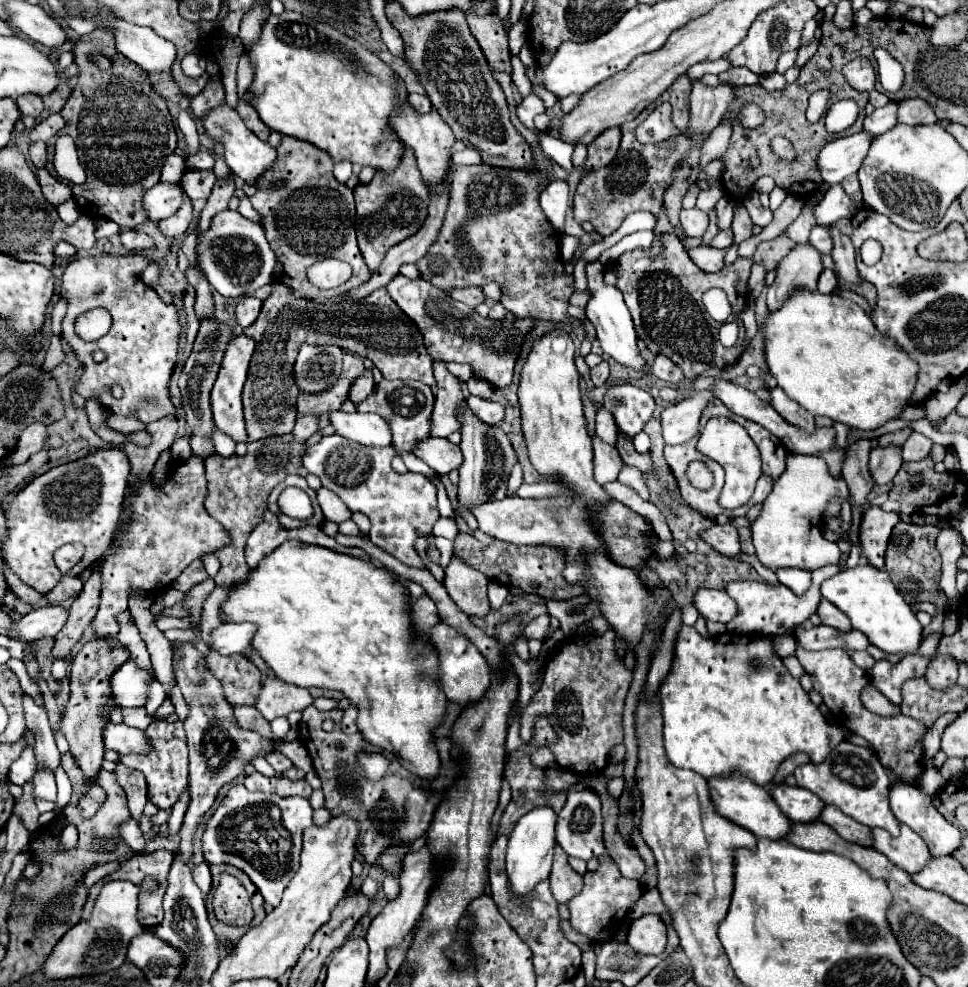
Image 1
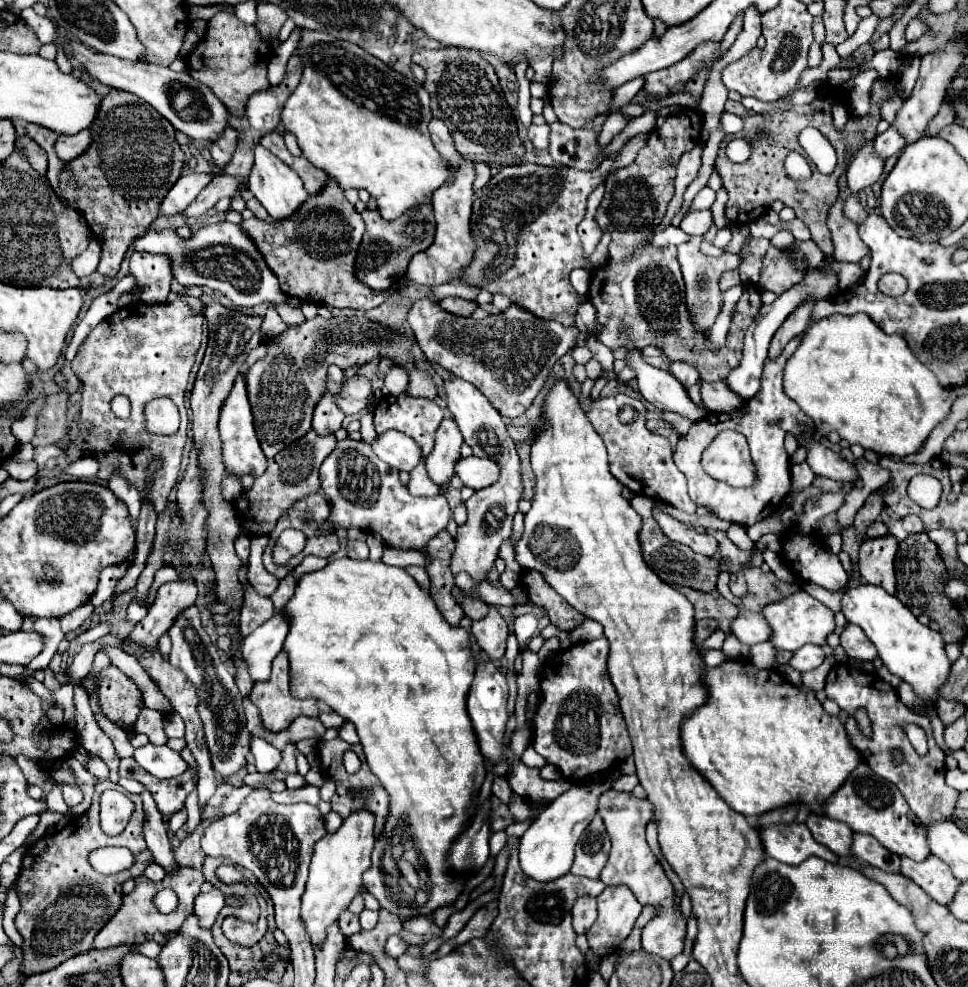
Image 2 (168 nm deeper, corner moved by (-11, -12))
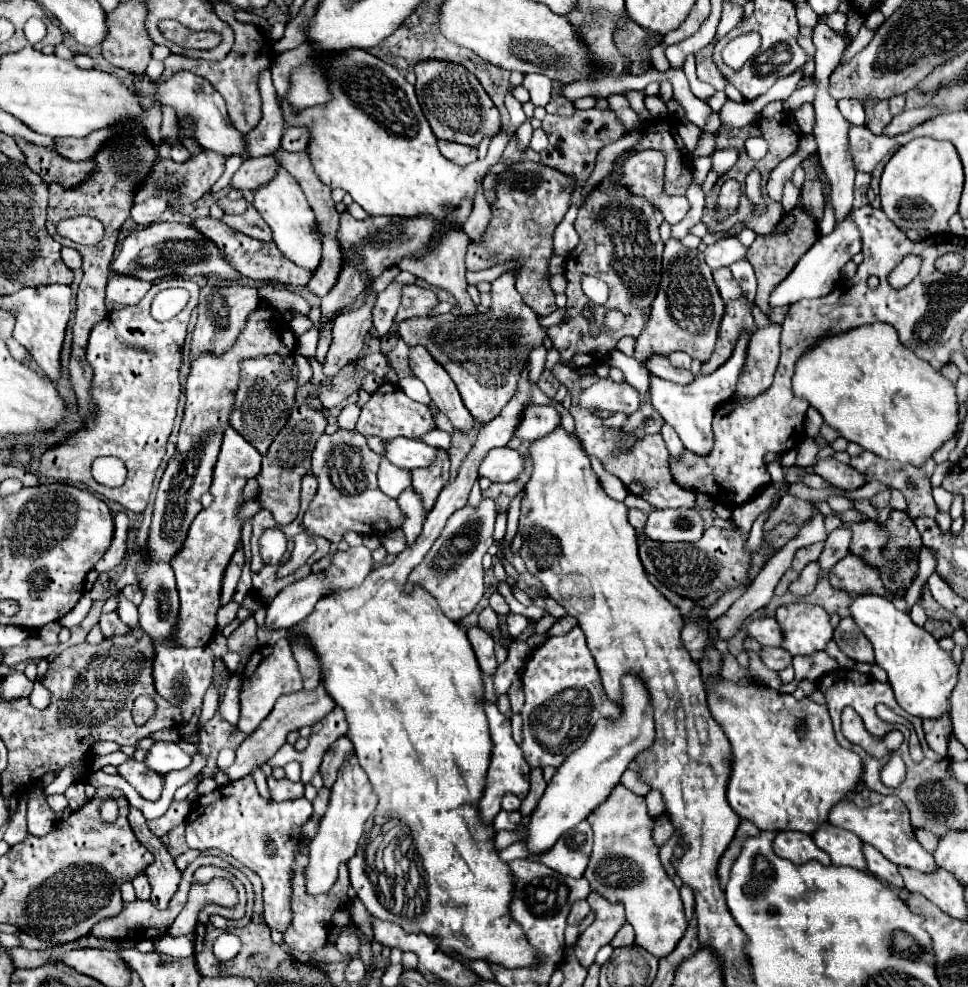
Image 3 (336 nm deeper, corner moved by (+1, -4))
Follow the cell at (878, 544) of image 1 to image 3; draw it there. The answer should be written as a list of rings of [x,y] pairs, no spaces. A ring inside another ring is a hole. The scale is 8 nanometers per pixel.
[[[852,554],[842,558],[834,566],[828,578],[832,588],[846,590],[850,598],[864,594],[878,594],[878,596],[886,594],[878,572],[874,572],[874,568],[868,568],[868,564],[864,564],[862,560],[858,560],[858,556]]]

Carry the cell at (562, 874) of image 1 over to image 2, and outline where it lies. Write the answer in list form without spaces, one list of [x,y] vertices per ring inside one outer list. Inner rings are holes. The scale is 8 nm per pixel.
[[[582,896],[574,902],[572,906],[572,922],[574,922],[574,930],[578,934],[584,934],[590,930],[590,926],[594,924],[598,912],[596,912],[596,898],[594,896]]]

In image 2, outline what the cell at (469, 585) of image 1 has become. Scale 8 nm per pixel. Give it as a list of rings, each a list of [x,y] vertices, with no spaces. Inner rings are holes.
[[[488,608],[488,614],[482,620],[472,622],[472,634],[476,636],[480,648],[492,658],[498,660],[506,650],[508,624],[498,614],[496,608]]]

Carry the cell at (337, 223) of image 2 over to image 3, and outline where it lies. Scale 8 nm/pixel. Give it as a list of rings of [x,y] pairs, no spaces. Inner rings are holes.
[[[196,218],[192,220],[192,226],[198,228],[198,232],[202,232],[208,240],[214,240],[214,244],[218,244],[218,250],[222,252],[222,256],[226,256],[226,260],[230,260],[232,268],[238,270],[242,276],[254,280],[254,282],[266,282],[266,280],[276,280],[280,284],[290,284],[292,288],[304,288],[310,280],[310,272],[304,270],[304,268],[298,268],[296,264],[292,264],[290,260],[286,260],[282,256],[282,252],[278,252],[276,244],[274,242],[260,242],[260,240],[254,240],[250,236],[244,236],[236,230],[232,230],[230,226],[226,226],[224,222],[220,220],[214,220],[214,218]]]

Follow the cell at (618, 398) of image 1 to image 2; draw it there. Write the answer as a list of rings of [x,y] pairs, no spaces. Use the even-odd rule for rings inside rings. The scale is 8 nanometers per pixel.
[[[616,394],[610,398],[600,398],[596,404],[592,404],[592,410],[588,412],[588,418],[594,426],[594,430],[602,436],[608,460],[610,460],[610,472],[632,492],[654,498],[654,500],[666,500],[678,510],[684,510],[688,514],[696,512],[696,504],[690,500],[686,492],[686,476],[676,468],[672,460],[672,448],[664,436],[658,436],[646,428],[646,408],[638,398]]]

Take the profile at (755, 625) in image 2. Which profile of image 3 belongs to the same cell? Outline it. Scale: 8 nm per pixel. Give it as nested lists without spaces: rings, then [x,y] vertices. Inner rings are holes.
[[[774,618],[748,620],[746,628],[748,628],[748,634],[756,638],[762,646],[770,646],[770,648],[782,646],[782,628],[778,628],[778,622]]]

